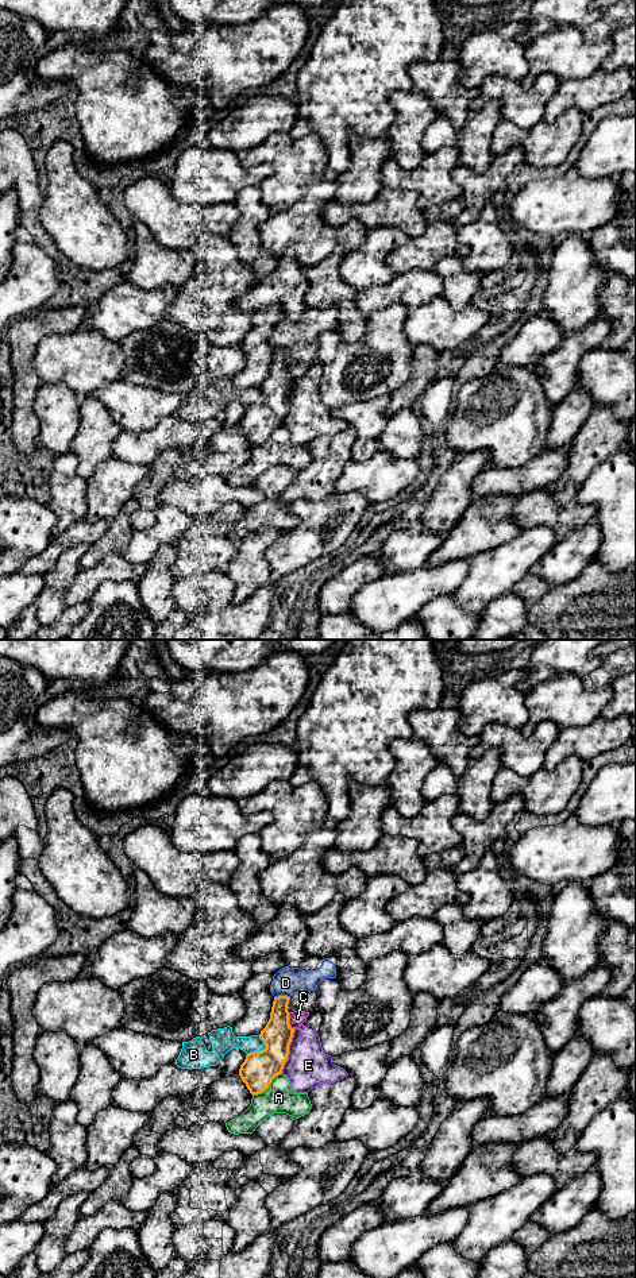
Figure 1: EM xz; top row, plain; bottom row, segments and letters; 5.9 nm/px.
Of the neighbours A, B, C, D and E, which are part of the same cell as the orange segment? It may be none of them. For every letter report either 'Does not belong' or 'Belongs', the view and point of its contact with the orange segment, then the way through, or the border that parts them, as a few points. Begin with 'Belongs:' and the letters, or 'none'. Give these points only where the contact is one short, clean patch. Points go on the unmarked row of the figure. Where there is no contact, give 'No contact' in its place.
Belongs: none
A: Does not belong. Touches orange at xz (268, 439)
B: Does not belong. Touches orange at xz (262, 402). Boundary: xz (259, 387), (265, 400), (247, 406)
C: Does not belong. Touches orange at xz (288, 373)
D: Does not belong. Touches orange at xz (281, 348)
E: Does not belong. Touches orange at xz (288, 402)

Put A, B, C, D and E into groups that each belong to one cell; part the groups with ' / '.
A / B / C D / E

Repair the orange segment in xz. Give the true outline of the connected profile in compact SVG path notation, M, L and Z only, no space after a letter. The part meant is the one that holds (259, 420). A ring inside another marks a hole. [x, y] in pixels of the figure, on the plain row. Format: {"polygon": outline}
{"polygon": "M288 348L274 350L270 371L259 386L266 401L247 406L240 417L239 428L253 448L266 443L288 413L294 385L289 377L289 352Z"}

